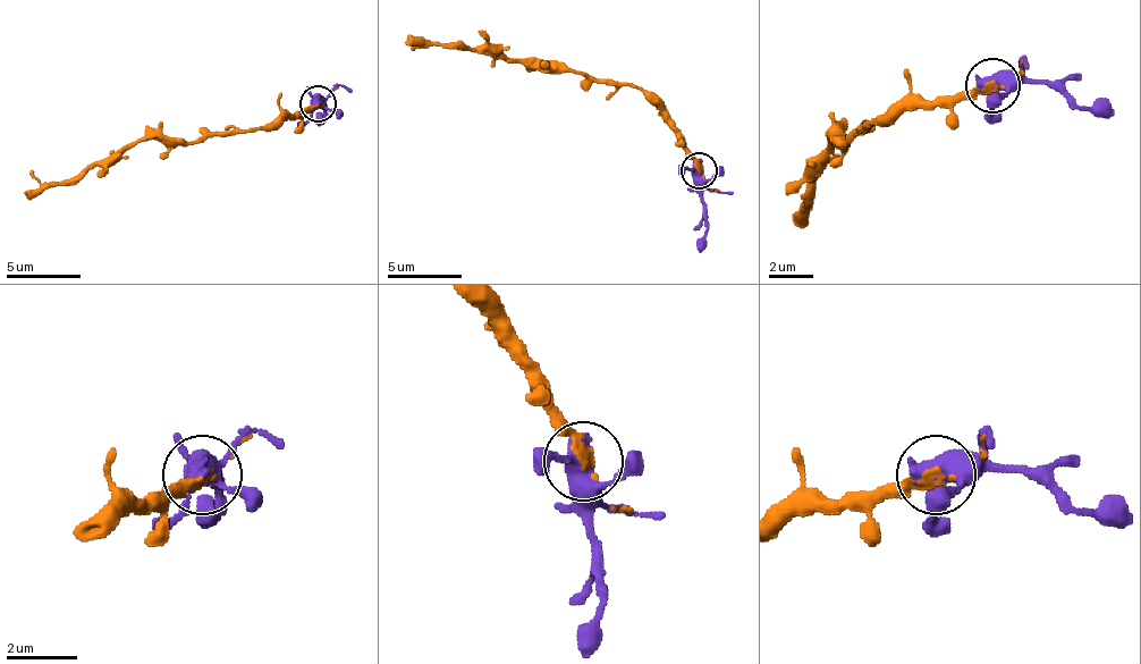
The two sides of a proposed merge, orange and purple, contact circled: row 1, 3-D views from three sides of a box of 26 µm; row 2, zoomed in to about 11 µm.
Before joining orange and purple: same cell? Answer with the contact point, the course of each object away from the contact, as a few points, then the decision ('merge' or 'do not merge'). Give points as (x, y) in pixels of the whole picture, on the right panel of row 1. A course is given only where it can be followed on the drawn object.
place (992, 85); course orange (994, 90), (939, 100), (906, 100), (868, 127), (841, 139), (818, 160), (808, 204), (791, 221); course purple (994, 84), (1044, 78), (1082, 106), (1115, 111); merge

